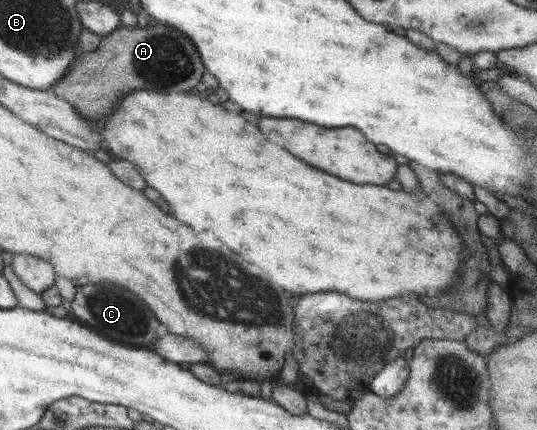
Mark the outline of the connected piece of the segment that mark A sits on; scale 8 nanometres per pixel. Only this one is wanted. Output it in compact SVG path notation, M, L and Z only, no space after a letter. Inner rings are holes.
M161 23L143 28L119 26L102 37L96 50L76 55L64 78L57 78L49 92L73 105L77 115L92 121L109 115L119 98L131 90L187 93L203 72L205 67L194 44L179 29Z

